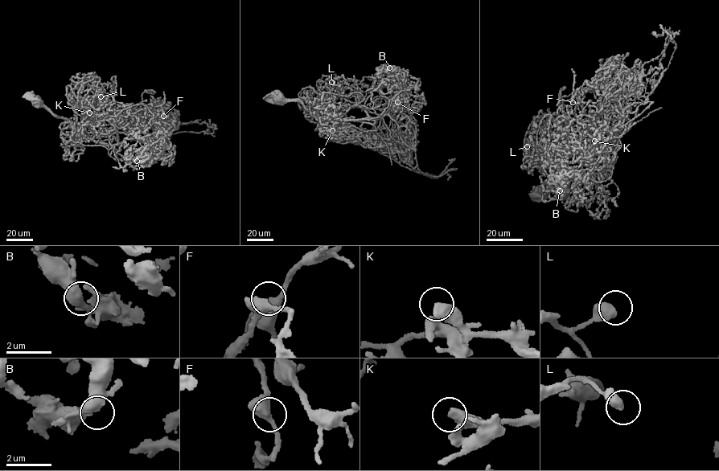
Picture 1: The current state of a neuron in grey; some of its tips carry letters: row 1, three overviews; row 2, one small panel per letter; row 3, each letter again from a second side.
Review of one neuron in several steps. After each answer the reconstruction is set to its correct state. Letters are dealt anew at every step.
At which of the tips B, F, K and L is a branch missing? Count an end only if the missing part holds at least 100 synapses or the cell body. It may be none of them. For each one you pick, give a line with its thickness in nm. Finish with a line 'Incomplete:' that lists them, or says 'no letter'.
K: Thickness 500 nm
Incomplete: K

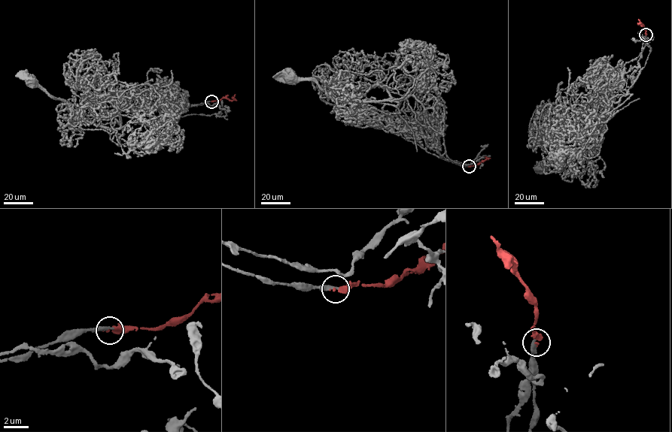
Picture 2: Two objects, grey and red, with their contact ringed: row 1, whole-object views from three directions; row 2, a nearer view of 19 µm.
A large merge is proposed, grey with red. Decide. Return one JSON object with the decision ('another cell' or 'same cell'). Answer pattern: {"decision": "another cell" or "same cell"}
{"decision": "same cell"}

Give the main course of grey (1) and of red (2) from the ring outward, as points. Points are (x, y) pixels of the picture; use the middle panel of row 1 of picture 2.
1: (469, 166), (439, 158), (400, 134), (396, 116), (407, 96), (398, 101), (344, 101), (314, 81), (290, 76)
2: (469, 166), (487, 159)

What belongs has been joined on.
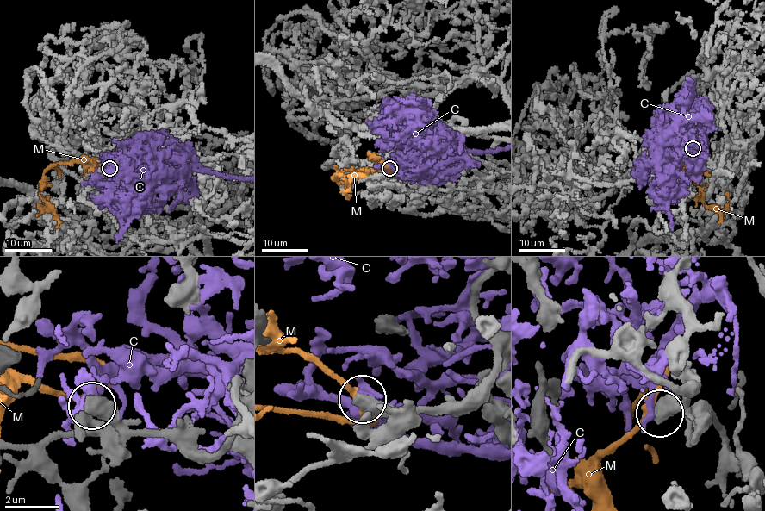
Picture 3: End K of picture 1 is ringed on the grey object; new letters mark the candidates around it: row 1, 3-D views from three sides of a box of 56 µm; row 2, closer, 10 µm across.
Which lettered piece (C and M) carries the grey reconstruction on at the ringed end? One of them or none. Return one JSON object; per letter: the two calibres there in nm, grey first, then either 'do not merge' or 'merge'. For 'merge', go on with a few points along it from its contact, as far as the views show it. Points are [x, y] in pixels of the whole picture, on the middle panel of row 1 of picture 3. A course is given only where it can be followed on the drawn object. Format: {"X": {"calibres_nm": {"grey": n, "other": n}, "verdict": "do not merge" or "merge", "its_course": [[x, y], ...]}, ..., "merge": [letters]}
{"C": {"calibres_nm": {"grey": 650, "other": 320}, "verdict": "do not merge"}, "M": {"calibres_nm": {"grey": 550, "other": 200}, "verdict": "do not merge"}, "merge": []}

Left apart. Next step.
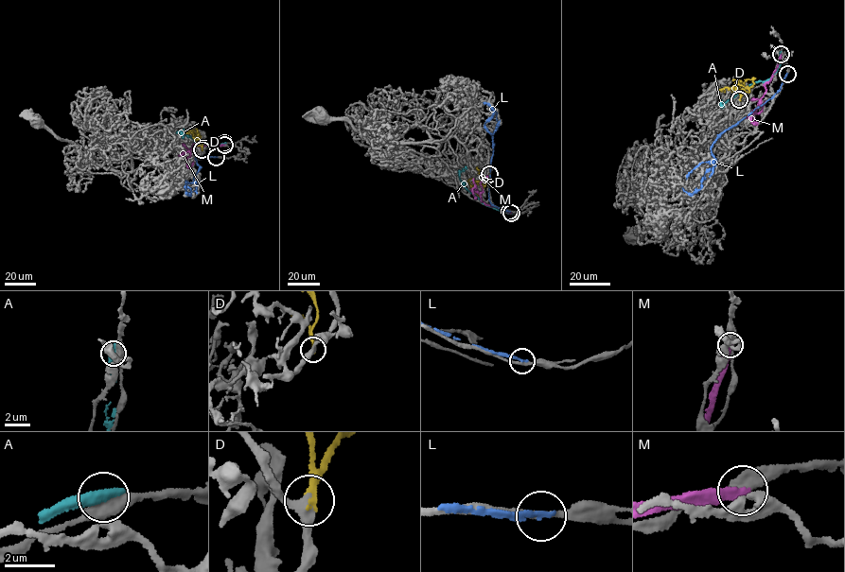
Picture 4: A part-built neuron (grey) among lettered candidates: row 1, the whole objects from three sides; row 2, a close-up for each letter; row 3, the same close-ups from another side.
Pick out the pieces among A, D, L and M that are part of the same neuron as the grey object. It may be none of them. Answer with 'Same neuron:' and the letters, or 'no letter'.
Same neuron: D

